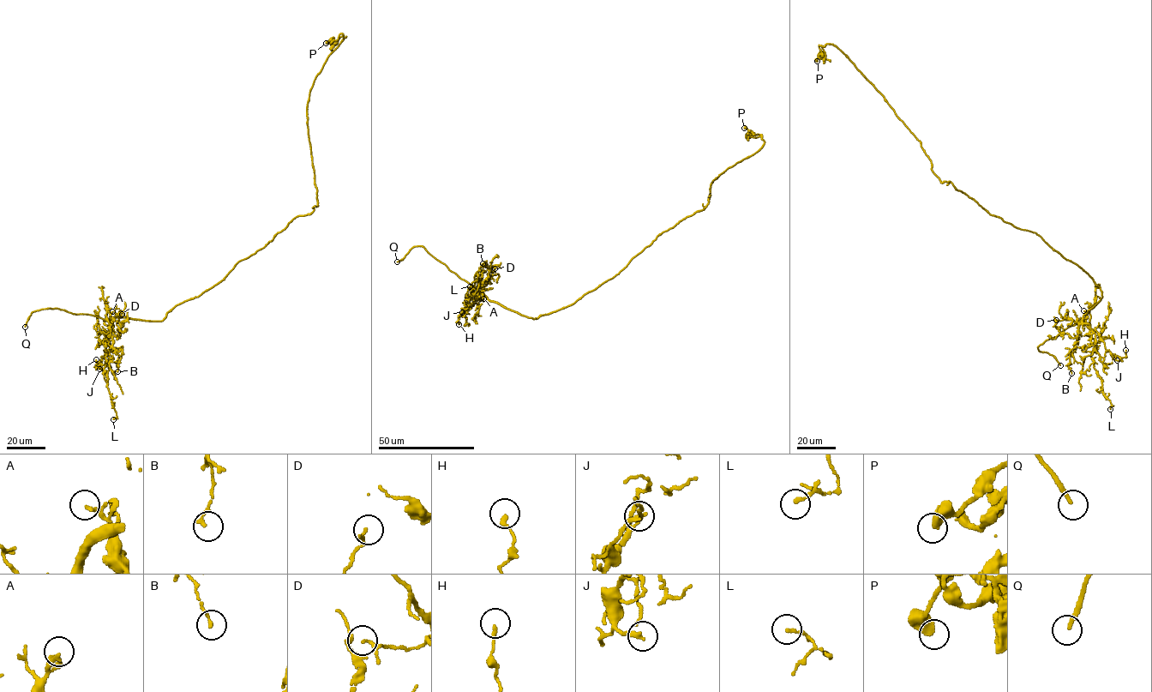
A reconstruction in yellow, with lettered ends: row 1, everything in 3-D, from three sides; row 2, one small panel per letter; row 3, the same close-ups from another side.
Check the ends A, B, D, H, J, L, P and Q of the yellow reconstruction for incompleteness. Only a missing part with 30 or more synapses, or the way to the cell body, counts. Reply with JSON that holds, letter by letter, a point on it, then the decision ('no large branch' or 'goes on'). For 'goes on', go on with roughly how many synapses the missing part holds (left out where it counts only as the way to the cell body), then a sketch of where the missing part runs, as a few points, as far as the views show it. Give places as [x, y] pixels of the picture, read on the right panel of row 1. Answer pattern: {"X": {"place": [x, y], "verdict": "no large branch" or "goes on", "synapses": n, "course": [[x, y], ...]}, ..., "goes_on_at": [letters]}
{"A": {"place": [1083, 310], "verdict": "goes on", "synapses": 35, "course": [[1083, 310], [1079, 308], [1084, 297]]}, "B": {"place": [1071, 373], "verdict": "no large branch"}, "D": {"place": [1056, 320], "verdict": "no large branch"}, "H": {"place": [1125, 350], "verdict": "no large branch"}, "J": {"place": [1117, 360], "verdict": "no large branch"}, "L": {"place": [1110, 409], "verdict": "no large branch"}, "P": {"place": [817, 61], "verdict": "no large branch"}, "Q": {"place": [1060, 365], "verdict": "goes on"}, "goes_on_at": ["A", "Q"]}

